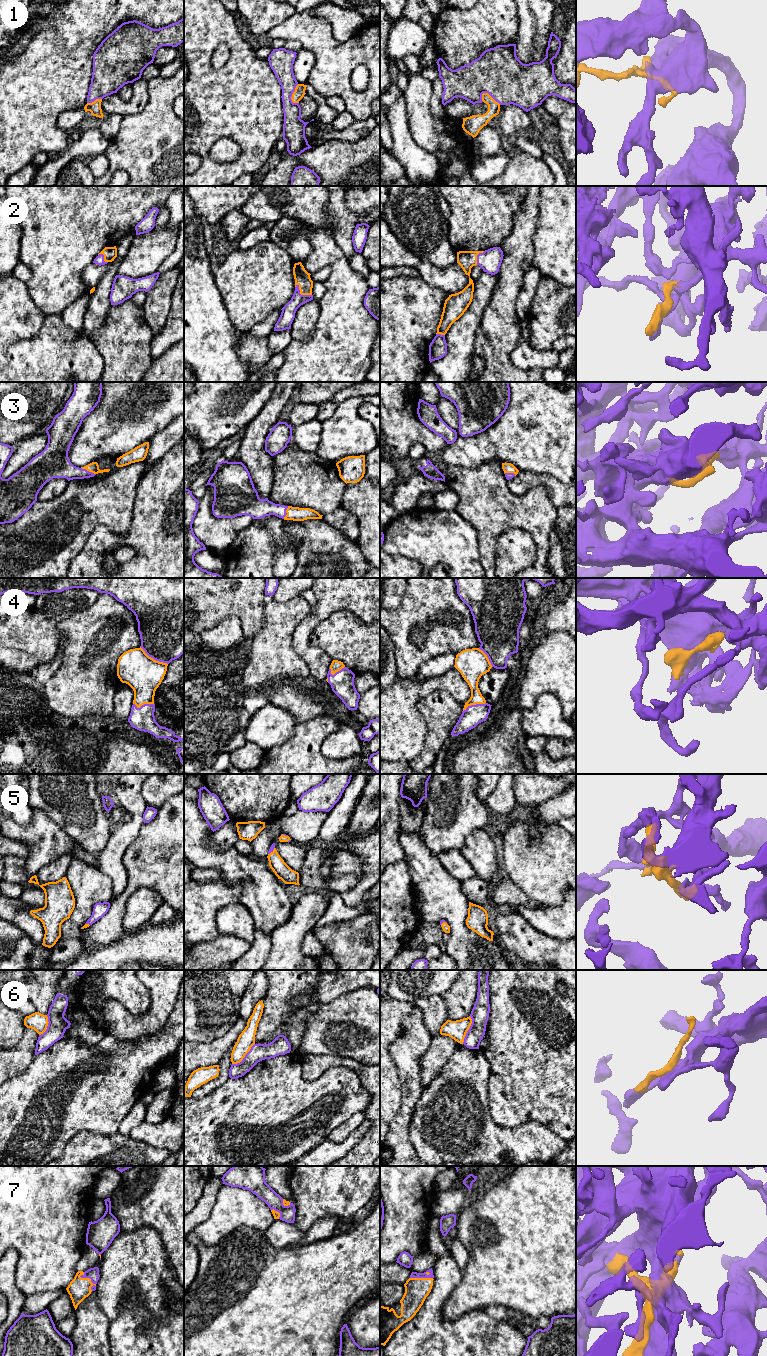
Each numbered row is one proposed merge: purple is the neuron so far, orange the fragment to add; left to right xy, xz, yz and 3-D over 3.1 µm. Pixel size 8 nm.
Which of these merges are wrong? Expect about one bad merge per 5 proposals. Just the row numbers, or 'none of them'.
1

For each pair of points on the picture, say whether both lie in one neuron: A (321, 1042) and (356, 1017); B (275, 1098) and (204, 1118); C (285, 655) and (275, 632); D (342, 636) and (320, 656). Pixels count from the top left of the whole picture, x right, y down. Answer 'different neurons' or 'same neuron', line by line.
A: same neuron
B: same neuron
C: same neuron
D: different neurons

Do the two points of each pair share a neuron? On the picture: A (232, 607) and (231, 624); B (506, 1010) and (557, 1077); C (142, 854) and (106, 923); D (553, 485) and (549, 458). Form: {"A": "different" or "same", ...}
{"A": "different", "B": "same", "C": "same", "D": "different"}

